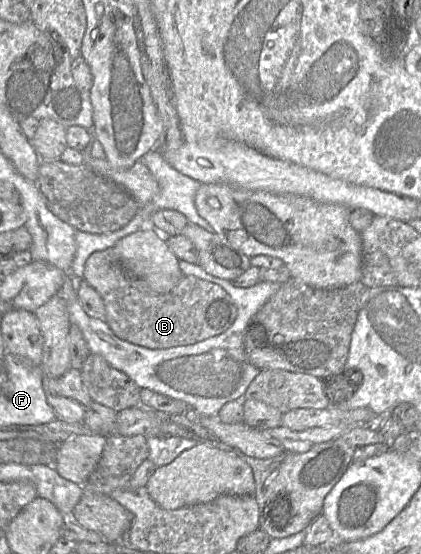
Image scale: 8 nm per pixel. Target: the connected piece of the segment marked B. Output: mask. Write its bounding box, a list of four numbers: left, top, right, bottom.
[83,248,237,349]

